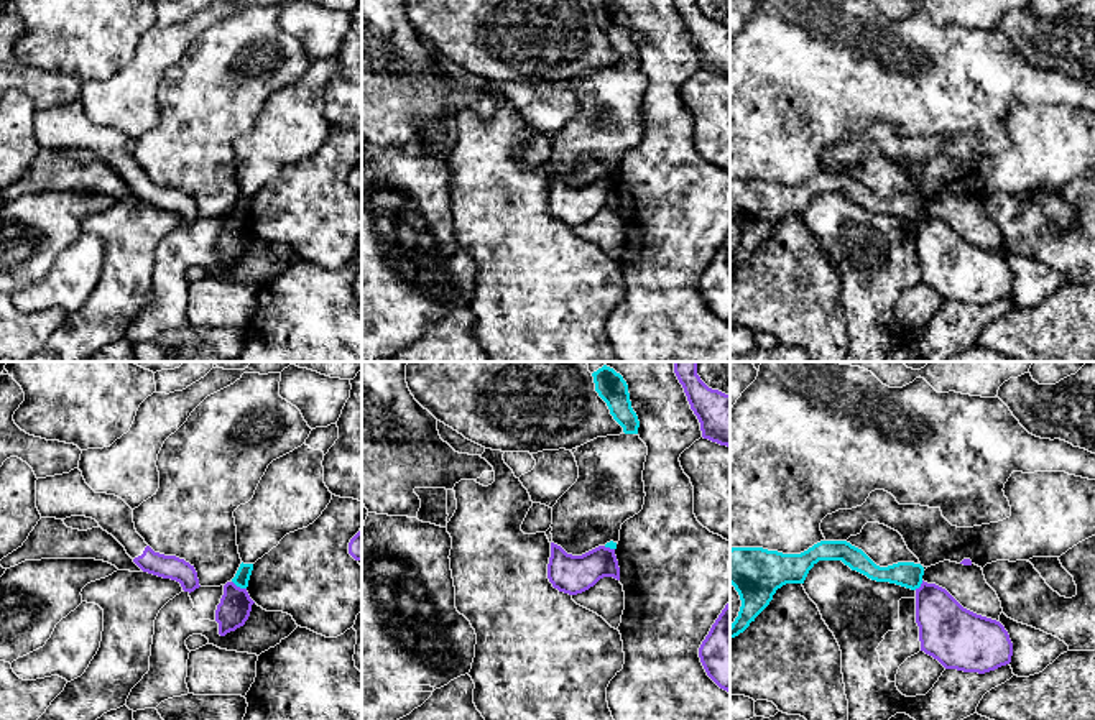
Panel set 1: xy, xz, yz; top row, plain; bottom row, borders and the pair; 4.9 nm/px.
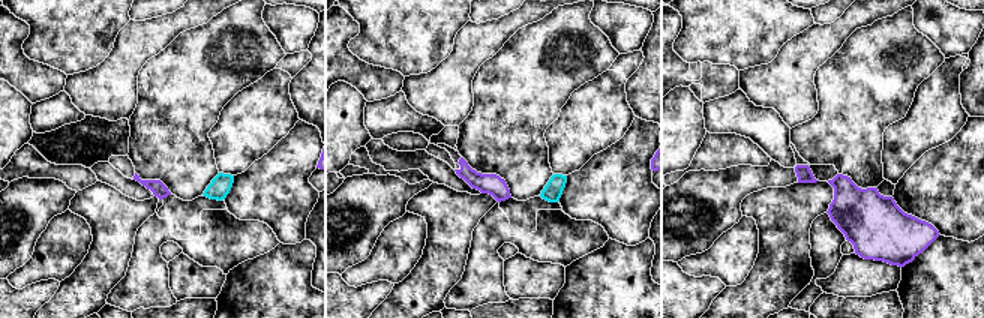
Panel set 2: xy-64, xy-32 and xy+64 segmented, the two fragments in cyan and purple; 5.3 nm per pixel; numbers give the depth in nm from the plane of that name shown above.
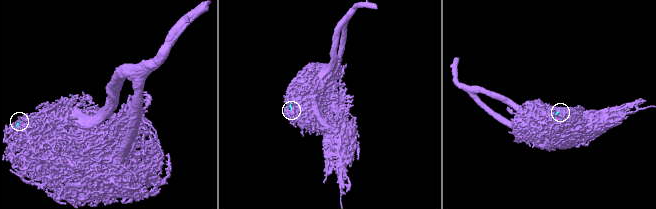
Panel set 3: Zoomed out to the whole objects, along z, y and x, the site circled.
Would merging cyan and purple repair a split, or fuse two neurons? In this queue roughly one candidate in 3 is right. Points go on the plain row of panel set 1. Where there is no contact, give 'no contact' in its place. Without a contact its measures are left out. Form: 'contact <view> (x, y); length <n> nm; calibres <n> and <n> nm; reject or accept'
contact xy (239, 217); length 80 nm; calibres 70 and 160 nm; reject

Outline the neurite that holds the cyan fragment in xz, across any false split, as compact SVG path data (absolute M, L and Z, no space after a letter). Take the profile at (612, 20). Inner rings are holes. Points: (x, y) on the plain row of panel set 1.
M598 0L592 5L595 23L607 35L613 51L625 66L638 66L640 53L631 39L628 16L613 0Z

